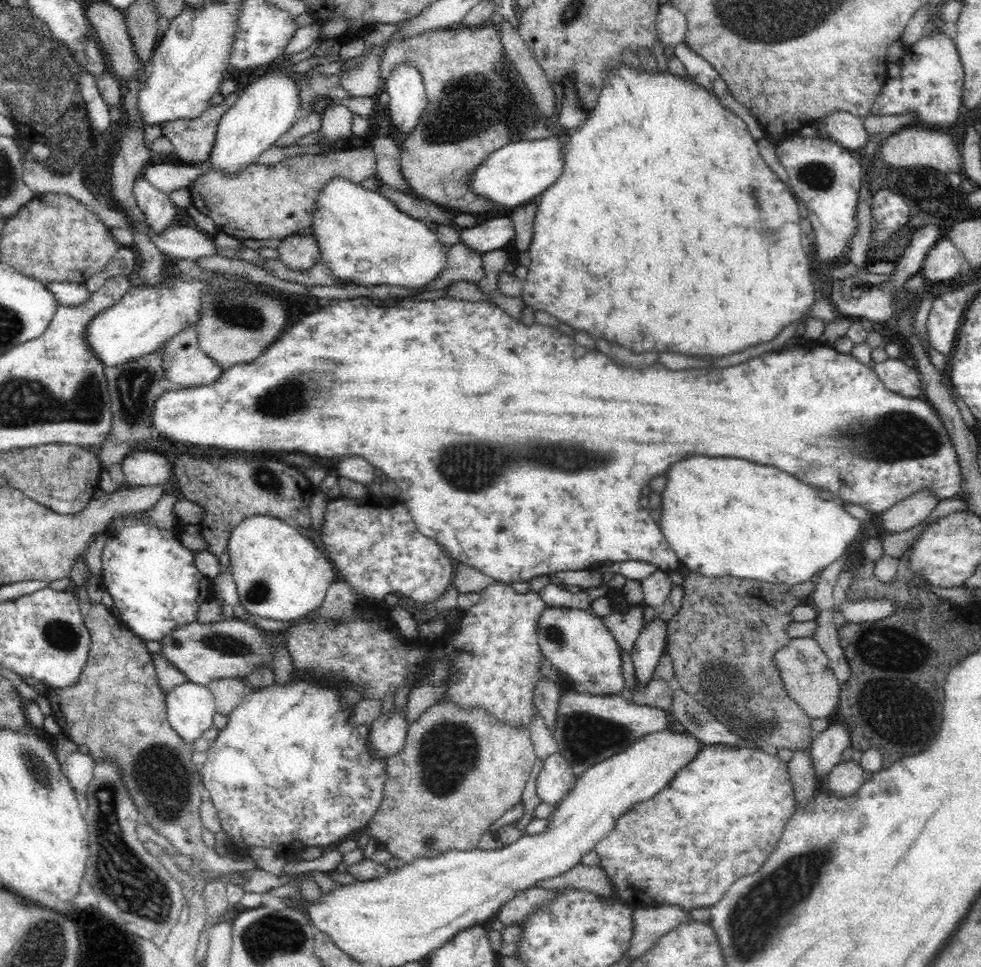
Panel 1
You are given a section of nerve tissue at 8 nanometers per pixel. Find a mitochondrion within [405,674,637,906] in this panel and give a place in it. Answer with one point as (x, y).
(448, 752)

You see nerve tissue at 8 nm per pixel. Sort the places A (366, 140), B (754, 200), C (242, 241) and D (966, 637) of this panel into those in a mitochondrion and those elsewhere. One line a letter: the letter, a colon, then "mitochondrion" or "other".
A: other
B: mitochondrion
C: other
D: mitochondrion

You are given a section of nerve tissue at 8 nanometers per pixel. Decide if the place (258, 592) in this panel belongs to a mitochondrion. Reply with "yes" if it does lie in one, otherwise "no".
yes

